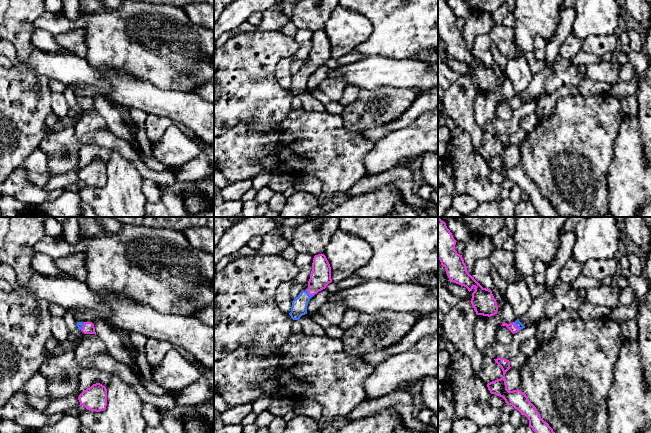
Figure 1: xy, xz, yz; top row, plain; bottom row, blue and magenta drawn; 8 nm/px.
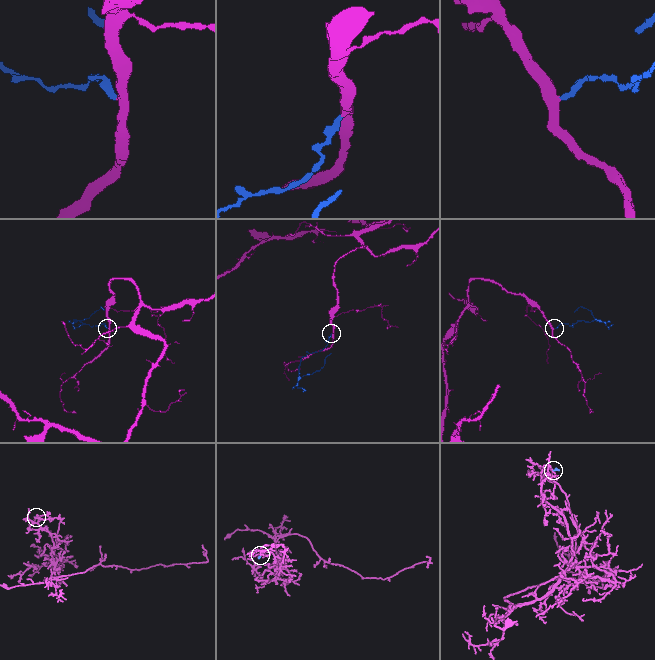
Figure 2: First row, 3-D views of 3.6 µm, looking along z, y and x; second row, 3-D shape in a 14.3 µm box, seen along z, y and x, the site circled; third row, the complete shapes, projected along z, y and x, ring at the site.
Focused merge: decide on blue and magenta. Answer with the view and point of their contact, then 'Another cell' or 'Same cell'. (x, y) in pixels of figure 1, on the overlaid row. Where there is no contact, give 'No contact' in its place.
Touches blue at xz (308, 294). Same cell

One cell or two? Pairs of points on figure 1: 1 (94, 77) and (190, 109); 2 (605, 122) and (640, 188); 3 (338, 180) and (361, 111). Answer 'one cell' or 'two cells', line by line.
1: one cell
2: two cells
3: two cells

